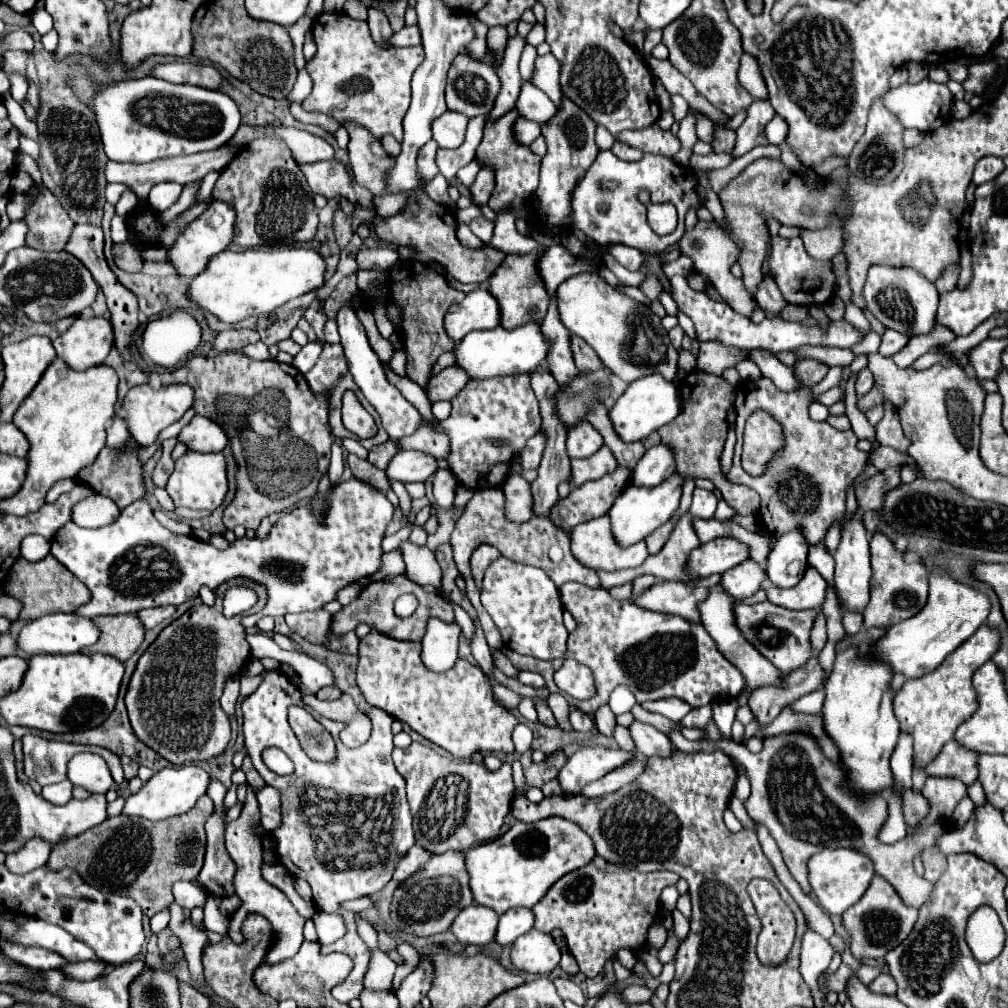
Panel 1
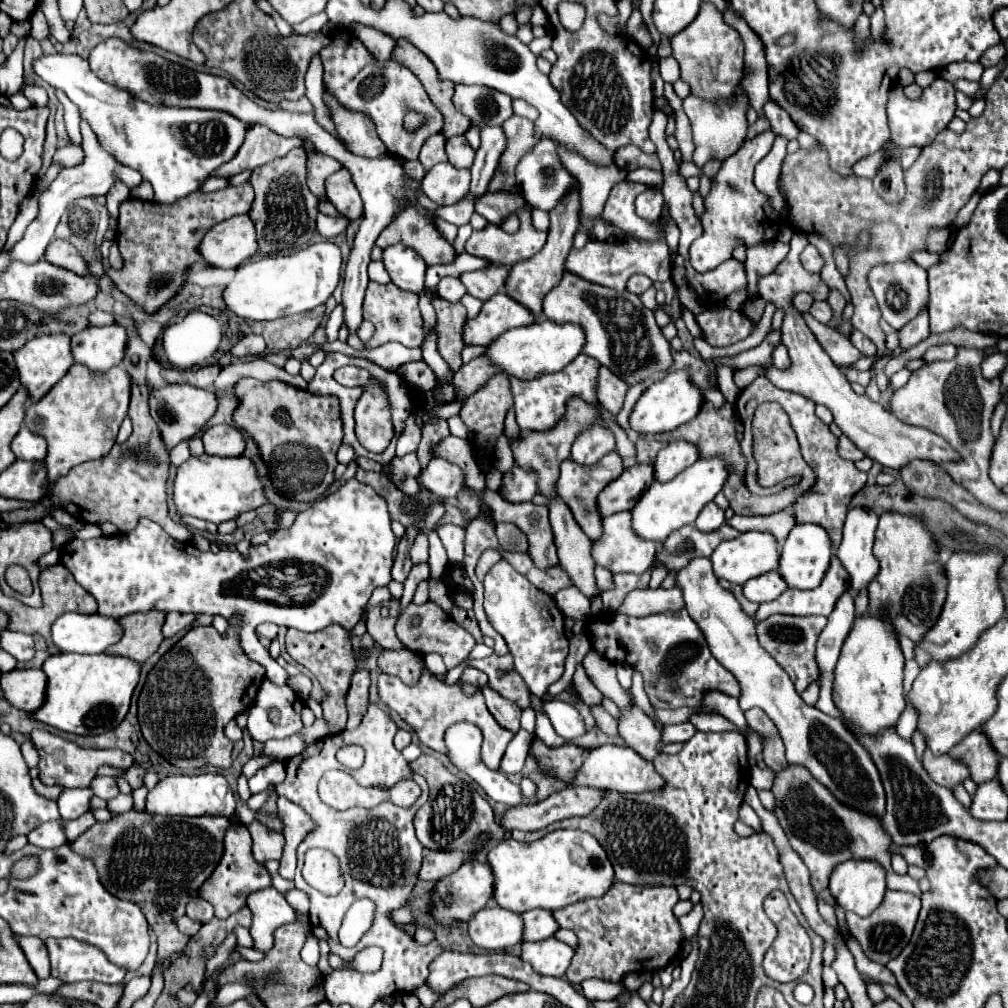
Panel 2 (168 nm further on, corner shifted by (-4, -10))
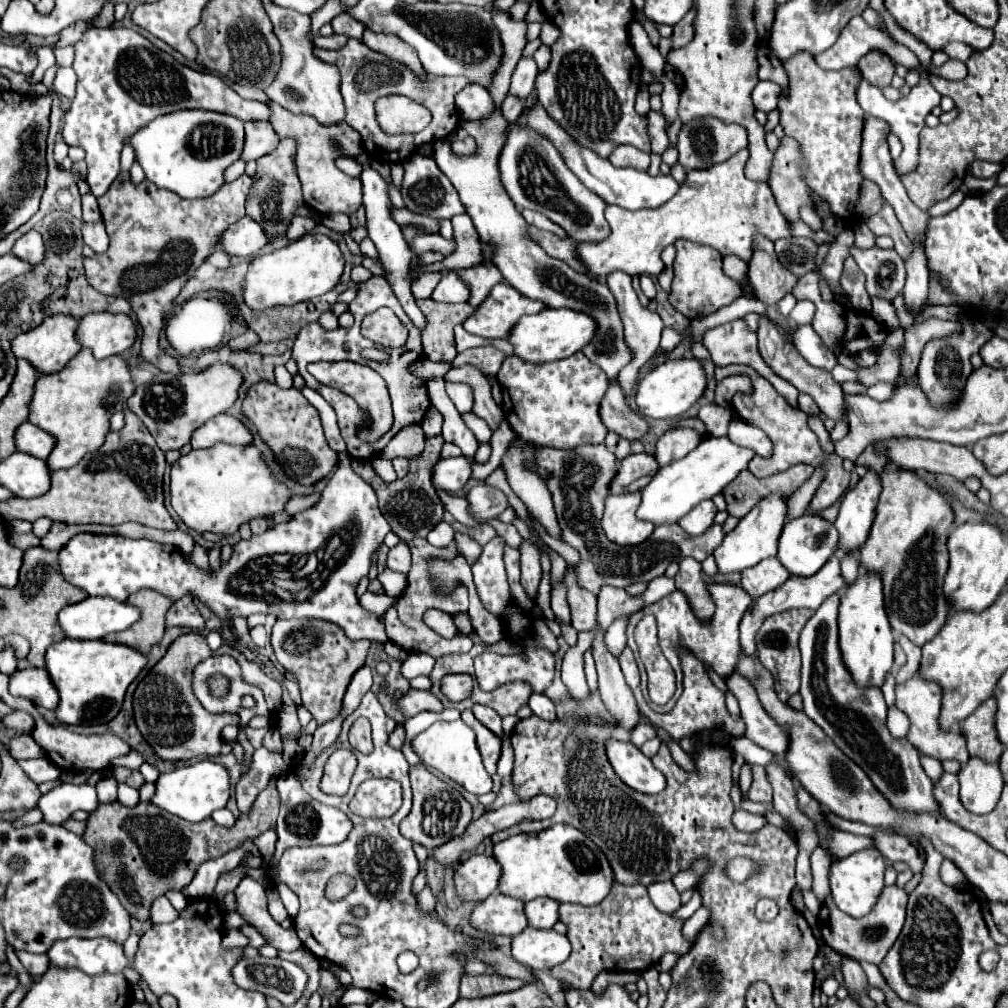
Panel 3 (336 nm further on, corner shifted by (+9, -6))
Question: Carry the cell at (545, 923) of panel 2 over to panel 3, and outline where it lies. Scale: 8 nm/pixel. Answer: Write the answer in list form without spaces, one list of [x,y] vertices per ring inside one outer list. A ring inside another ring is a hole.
[[[535,898],[525,904],[525,912],[529,926],[553,928],[553,924],[559,920],[559,902],[555,902],[553,898]]]

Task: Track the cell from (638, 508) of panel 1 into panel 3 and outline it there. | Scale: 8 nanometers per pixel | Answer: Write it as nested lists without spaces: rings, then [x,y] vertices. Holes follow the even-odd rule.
[[[723,436],[723,438],[705,438],[685,458],[663,466],[655,474],[655,478],[641,492],[643,500],[641,500],[641,506],[637,510],[637,518],[649,520],[655,526],[665,524],[665,522],[667,524],[677,522],[693,506],[697,506],[703,500],[713,498],[729,482],[733,482],[739,476],[739,472],[747,470],[749,462],[751,462],[751,456],[755,456],[755,452],[751,448],[743,448],[743,446],[735,444],[735,442],[731,442],[727,436]]]

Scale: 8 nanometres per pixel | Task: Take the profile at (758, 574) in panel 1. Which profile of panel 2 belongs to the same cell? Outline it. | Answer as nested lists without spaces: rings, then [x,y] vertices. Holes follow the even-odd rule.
[[[768,572],[768,574],[760,574],[760,578],[752,578],[752,582],[746,582],[742,586],[742,594],[750,602],[764,604],[768,600],[778,598],[786,588],[788,586],[778,572]]]

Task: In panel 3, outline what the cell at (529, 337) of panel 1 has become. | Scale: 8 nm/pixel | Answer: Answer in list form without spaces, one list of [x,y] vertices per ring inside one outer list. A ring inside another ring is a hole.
[[[547,308],[539,314],[523,316],[515,326],[515,330],[511,330],[509,342],[515,346],[515,354],[533,364],[541,364],[541,362],[561,360],[583,350],[593,340],[595,332],[597,332],[597,322],[589,314],[571,308],[559,308],[559,310]]]

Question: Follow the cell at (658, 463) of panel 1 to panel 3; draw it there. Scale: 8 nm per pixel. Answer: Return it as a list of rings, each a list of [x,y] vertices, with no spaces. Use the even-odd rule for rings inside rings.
[[[683,426],[671,428],[657,440],[655,458],[657,458],[659,466],[667,466],[669,462],[679,460],[679,458],[687,456],[691,450],[695,450],[701,440],[703,440],[703,436],[697,430],[683,428]]]

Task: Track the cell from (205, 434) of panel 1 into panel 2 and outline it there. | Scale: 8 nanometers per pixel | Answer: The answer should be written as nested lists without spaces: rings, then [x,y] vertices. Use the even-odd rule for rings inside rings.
[[[220,424],[210,426],[204,434],[204,450],[210,456],[240,456],[244,452],[244,436],[238,428]]]

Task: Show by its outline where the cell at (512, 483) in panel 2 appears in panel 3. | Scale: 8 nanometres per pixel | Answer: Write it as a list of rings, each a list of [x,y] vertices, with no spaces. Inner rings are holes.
[[[487,484],[473,486],[467,492],[467,502],[469,502],[469,514],[477,522],[487,522],[491,518],[497,518],[509,506],[505,494]]]

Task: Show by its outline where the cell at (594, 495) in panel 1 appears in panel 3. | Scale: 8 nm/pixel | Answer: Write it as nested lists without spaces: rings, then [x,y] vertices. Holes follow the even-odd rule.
[[[629,454],[611,482],[611,494],[621,494],[625,492],[635,480],[647,480],[655,476],[655,470],[659,470],[659,464],[655,462],[653,454]]]

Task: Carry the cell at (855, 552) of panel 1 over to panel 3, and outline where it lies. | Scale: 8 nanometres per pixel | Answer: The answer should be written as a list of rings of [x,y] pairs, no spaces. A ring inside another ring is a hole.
[[[867,470],[867,474],[857,482],[857,486],[843,494],[839,516],[835,520],[835,528],[839,530],[837,554],[855,552],[863,546],[875,520],[879,494],[881,478],[873,470]]]

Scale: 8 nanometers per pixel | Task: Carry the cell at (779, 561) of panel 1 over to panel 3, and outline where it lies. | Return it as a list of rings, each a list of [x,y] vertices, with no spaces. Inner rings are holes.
[[[805,514],[785,524],[783,534],[779,538],[777,558],[793,576],[813,576],[833,556],[837,542],[839,542],[839,534],[829,520],[821,518],[819,514]]]

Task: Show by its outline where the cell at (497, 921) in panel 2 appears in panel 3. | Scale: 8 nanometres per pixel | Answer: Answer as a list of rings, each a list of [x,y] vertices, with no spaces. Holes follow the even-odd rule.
[[[495,892],[475,906],[471,922],[477,930],[491,936],[515,936],[527,928],[525,904],[519,898]]]

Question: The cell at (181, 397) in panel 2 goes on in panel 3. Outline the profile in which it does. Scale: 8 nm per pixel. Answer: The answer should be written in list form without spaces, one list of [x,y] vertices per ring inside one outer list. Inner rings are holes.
[[[211,364],[201,372],[179,376],[161,372],[153,378],[153,382],[137,386],[135,394],[127,400],[127,408],[141,418],[163,452],[179,450],[191,442],[191,434],[199,426],[203,426],[209,418],[227,412],[235,404],[241,382],[241,372],[231,364]]]

